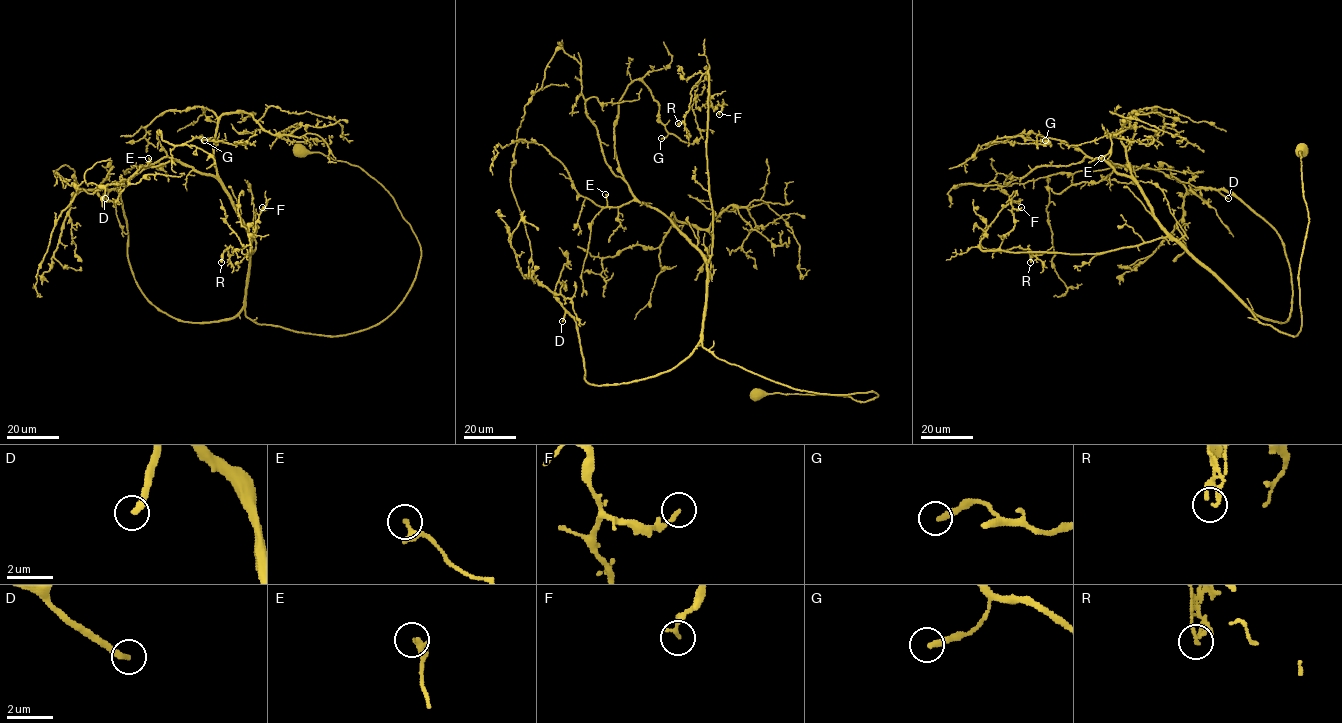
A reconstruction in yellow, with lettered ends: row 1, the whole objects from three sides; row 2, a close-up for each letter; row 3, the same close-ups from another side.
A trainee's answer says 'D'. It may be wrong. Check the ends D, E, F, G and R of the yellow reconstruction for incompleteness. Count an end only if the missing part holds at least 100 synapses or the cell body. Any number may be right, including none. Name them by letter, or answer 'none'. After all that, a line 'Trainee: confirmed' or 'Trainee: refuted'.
D
Trainee: confirmed

